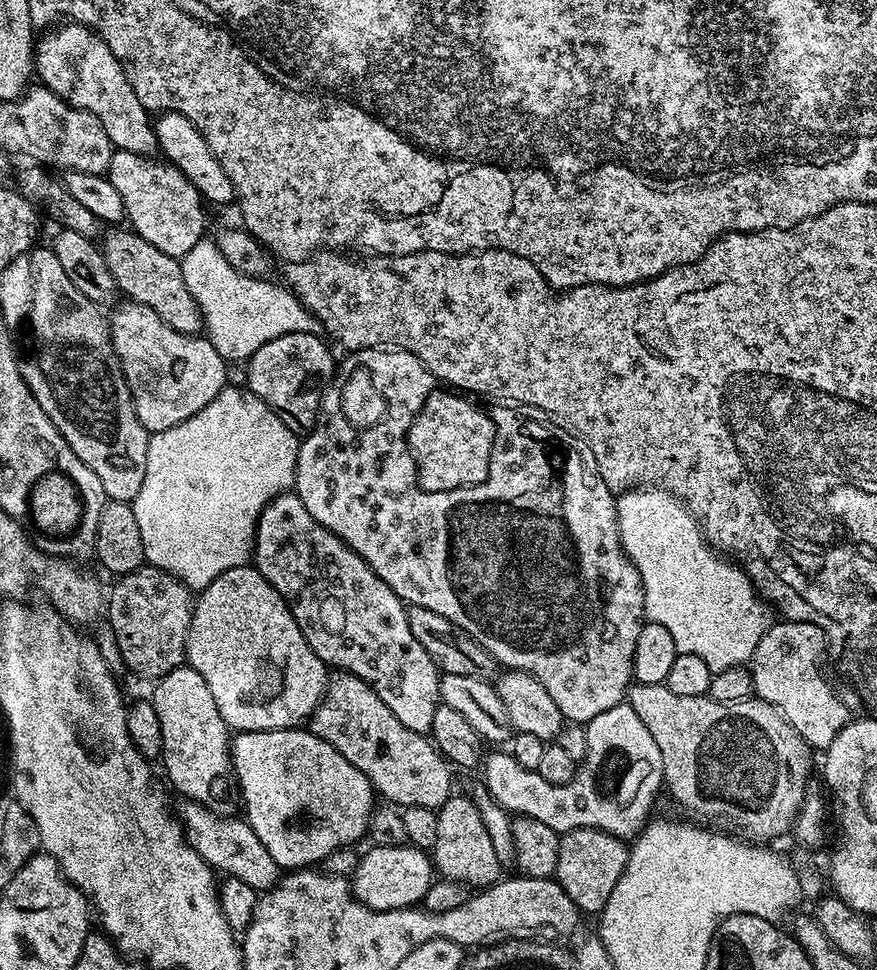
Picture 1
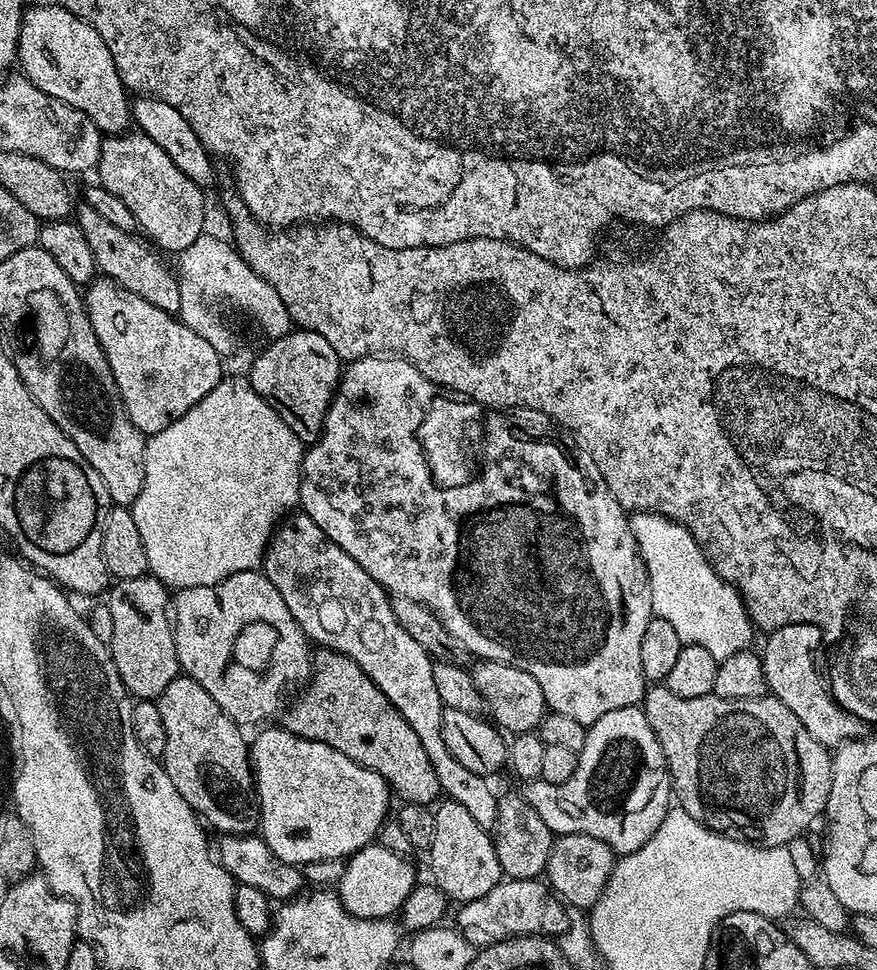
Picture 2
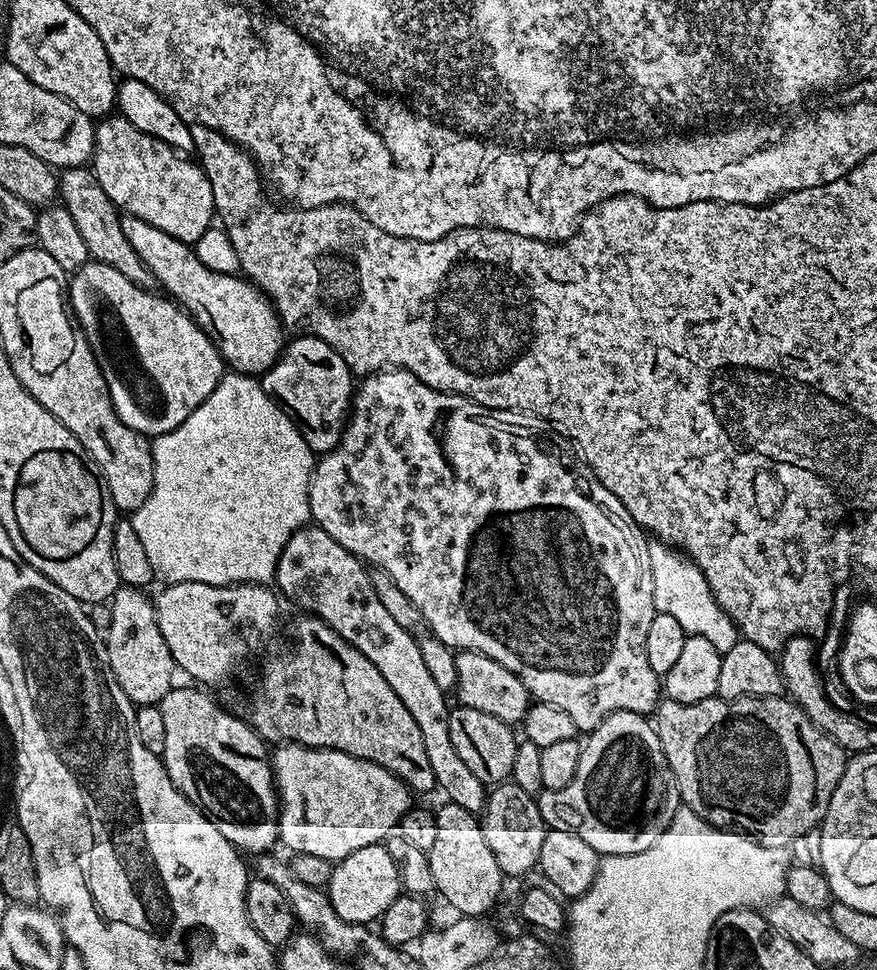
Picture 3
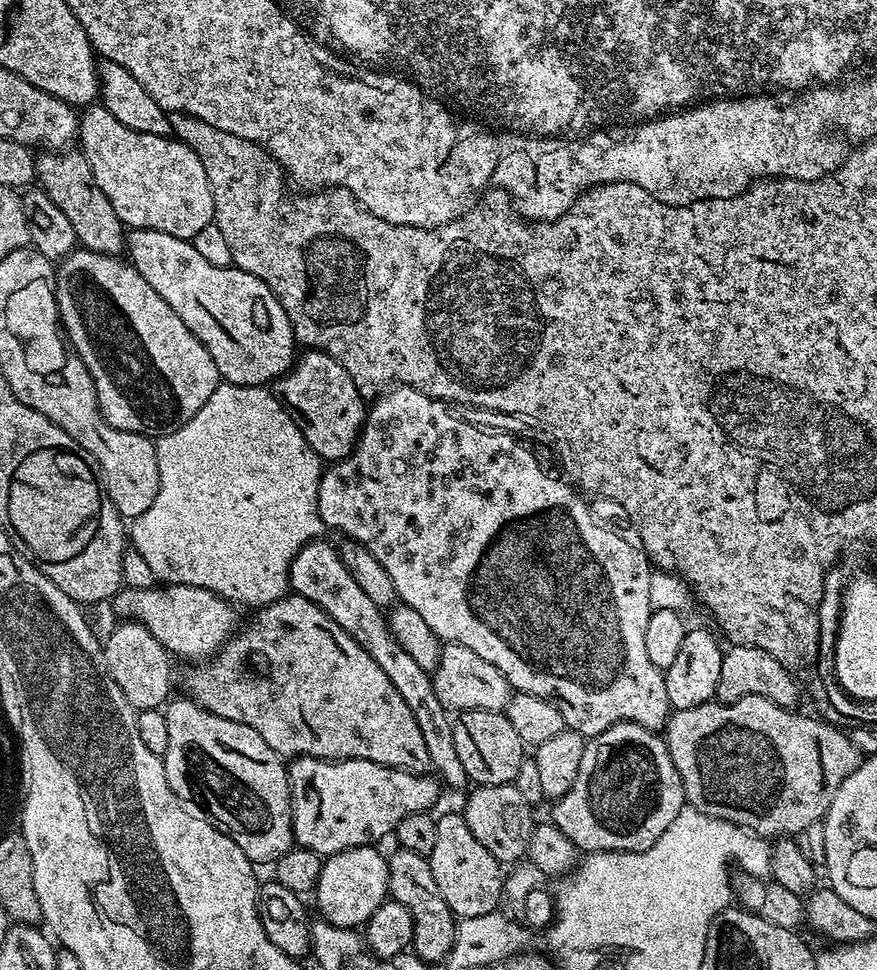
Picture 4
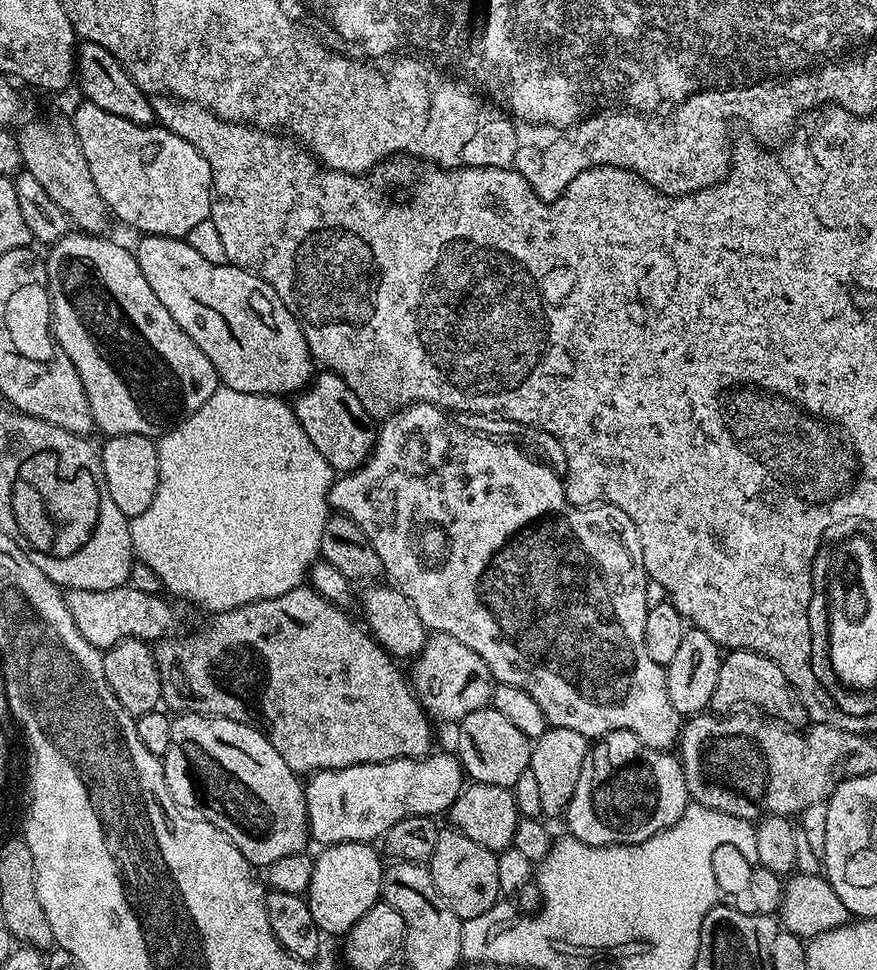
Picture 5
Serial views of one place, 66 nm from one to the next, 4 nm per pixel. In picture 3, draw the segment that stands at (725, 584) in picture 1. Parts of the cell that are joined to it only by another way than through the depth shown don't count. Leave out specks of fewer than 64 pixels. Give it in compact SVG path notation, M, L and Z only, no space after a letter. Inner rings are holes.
M652 542L647 545L647 549L650 554L650 570L654 574L656 611L673 616L689 636L708 639L721 654L733 648L738 639L736 623L718 606L700 567L683 552L673 550L667 543Z

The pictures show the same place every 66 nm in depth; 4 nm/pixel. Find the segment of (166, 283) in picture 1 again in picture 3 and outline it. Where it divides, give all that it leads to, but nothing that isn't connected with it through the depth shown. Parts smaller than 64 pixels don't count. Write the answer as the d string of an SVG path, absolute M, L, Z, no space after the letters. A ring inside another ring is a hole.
M84 166L70 168L59 173L58 181L59 203L68 211L70 218L74 218L78 234L82 234L83 240L86 241L89 257L106 266L114 266L118 274L130 278L130 282L134 282L139 288L151 289L154 284L152 272L142 262L142 258L138 258L134 246L130 246L129 240L126 239L126 234L122 234L121 213L116 205L110 202L110 198L106 198L106 190L98 186L95 172Z

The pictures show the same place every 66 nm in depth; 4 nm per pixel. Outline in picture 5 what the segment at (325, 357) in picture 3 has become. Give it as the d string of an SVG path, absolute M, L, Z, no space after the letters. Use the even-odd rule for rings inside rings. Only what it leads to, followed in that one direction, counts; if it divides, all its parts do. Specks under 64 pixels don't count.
M320 370L313 375L309 385L294 400L294 411L306 438L314 442L318 454L337 473L355 472L368 460L376 441L373 417L358 402L358 394L346 386L346 382L336 372Z

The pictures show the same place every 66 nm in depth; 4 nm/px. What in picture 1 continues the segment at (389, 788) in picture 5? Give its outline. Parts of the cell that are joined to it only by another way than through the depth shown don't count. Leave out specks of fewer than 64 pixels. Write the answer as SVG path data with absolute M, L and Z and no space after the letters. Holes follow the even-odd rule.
M297 726L261 732L236 732L230 740L230 764L234 769L239 799L240 796L244 799L243 815L262 846L266 846L270 858L274 858L282 870L304 870L319 865L326 854L355 845L355 840L367 833L368 820L374 811L371 782L362 770L350 766L350 762L346 762L346 758L342 758L330 742L322 742L322 738L312 731Z

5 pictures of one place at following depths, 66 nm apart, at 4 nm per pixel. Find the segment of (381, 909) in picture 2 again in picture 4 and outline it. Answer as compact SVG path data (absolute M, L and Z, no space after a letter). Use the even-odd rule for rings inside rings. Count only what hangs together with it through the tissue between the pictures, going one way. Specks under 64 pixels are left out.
M376 846L347 848L324 860L322 874L316 883L314 899L319 915L326 922L343 928L359 929L378 910L388 896L388 862Z

